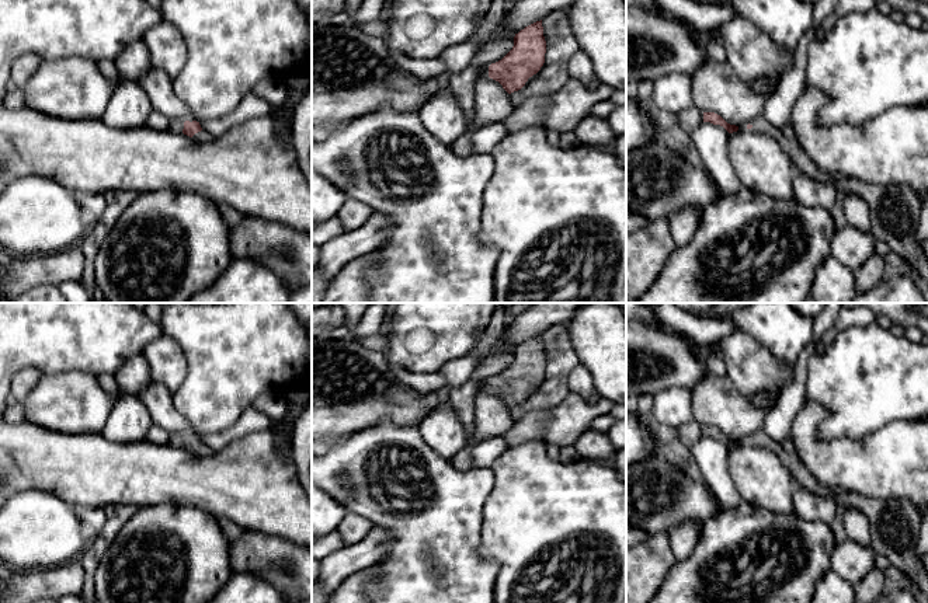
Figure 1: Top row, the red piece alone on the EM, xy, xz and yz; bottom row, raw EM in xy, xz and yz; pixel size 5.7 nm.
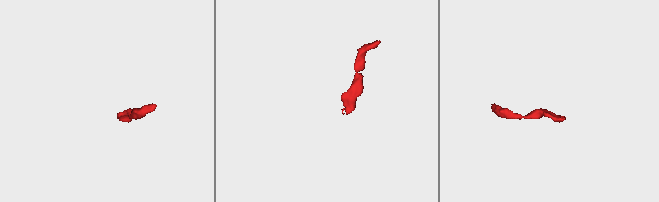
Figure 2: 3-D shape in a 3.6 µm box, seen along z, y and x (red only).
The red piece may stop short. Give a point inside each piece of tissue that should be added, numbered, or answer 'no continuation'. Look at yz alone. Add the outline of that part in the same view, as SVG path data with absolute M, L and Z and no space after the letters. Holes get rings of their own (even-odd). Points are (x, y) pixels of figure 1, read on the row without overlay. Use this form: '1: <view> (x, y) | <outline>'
1: yz (792, 462) | M762 431L753 433L747 438L743 438L738 440L738 445L748 445L748 446L755 446L755 447L765 447L772 450L778 459L782 461L782 464L786 467L786 470L790 473L795 484L820 495L820 496L830 496L834 494L847 494L848 491L840 488L840 487L826 487L818 484L799 454L795 453L788 453L785 452L781 445L772 439L769 439Z

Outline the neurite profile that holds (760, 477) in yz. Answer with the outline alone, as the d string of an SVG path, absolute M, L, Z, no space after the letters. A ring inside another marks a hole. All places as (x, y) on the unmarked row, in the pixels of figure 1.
M737 445L730 447L727 464L743 501L774 513L795 512L795 481L772 450Z

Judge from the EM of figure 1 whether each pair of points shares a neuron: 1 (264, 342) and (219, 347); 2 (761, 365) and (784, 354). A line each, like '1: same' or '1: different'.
1: same
2: different

